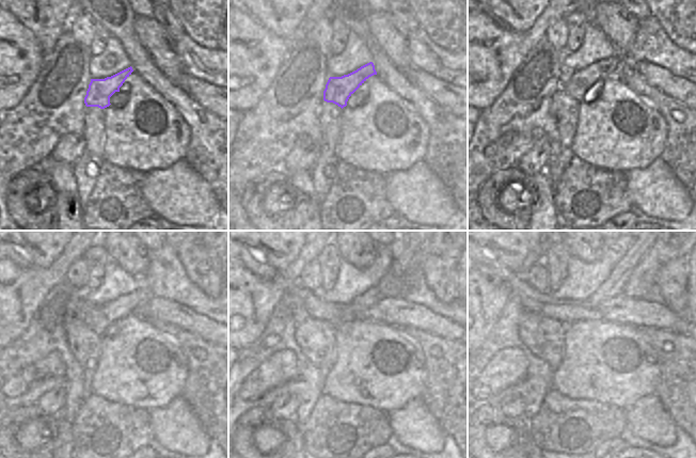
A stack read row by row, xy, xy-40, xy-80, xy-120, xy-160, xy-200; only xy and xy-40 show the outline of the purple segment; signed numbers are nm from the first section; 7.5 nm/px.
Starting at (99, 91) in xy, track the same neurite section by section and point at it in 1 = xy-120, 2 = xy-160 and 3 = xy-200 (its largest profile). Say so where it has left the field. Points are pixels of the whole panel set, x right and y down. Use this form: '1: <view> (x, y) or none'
1: xy-120 (99, 319)
2: xy-160 (404, 252)
3: xy-200 (615, 284)

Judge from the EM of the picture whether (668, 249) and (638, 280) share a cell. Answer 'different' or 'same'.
same

